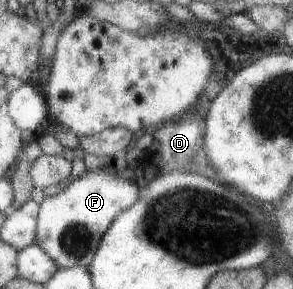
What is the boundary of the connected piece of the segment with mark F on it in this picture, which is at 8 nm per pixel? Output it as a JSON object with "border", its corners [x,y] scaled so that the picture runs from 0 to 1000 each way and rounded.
{"border":[[[386,574],[369,592],[358,581],[297,592],[215,661],[157,682],[140,702],[119,844],[150,858],[205,931],[300,924],[386,765],[433,730],[440,709],[461,709],[468,668],[468,640],[413,616]]]}

